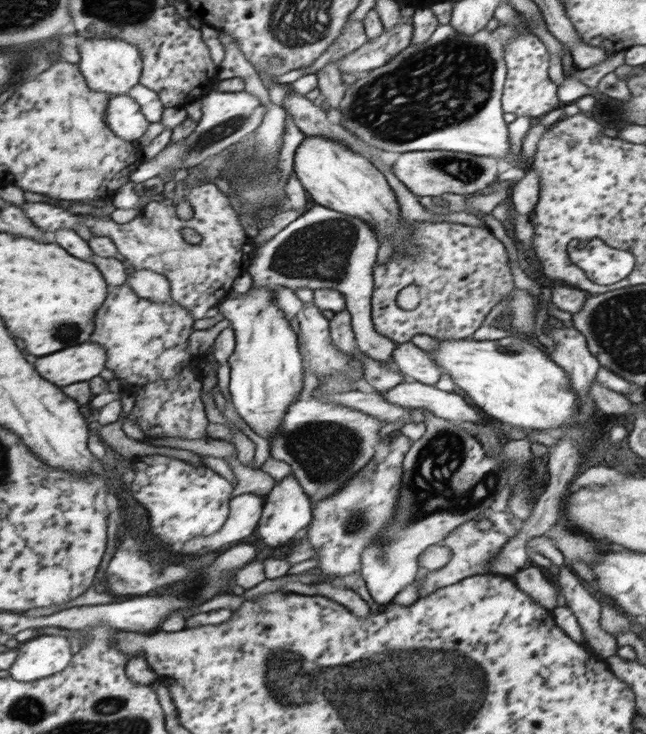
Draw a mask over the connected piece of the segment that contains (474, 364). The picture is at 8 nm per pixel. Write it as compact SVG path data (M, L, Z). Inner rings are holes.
M513 335L502 340L482 340L482 342L470 338L440 341L439 348L432 353L432 356L435 363L450 374L458 389L462 389L474 404L480 406L486 414L498 418L500 422L534 430L552 430L582 420L578 395L571 384L569 374L552 359L550 354L545 354L525 339L521 340Z

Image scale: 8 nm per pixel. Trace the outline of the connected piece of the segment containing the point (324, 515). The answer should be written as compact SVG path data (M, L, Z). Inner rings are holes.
M400 432L394 433L390 440L390 454L384 461L370 462L370 465L360 474L356 474L334 496L313 503L314 520L301 538L306 544L312 544L316 550L314 558L318 559L318 564L312 570L316 575L314 583L322 582L328 576L341 582L351 574L360 574L362 550L380 534L380 530L384 529L394 514L394 504L398 498L400 478L404 470L402 466L412 445L413 441L409 437Z

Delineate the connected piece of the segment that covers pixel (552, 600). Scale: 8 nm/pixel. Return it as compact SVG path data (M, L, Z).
M528 567L520 569L518 572L518 586L534 598L534 602L542 602L542 606L550 610L556 608L556 588L544 578L538 567Z

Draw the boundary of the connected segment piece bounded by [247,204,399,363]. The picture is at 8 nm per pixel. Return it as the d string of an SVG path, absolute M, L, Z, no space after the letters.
M320 205L313 206L310 210L308 210L302 217L296 219L293 223L290 223L283 231L278 233L273 239L270 239L266 242L260 250L257 251L257 255L255 256L255 262L250 268L248 268L247 272L252 276L253 286L252 288L260 288L260 286L270 286L270 285L284 285L288 286L294 290L298 288L310 288L312 290L316 290L317 288L333 288L334 290L338 290L338 292L344 295L344 299L346 299L346 308L348 313L352 316L352 326L353 331L356 333L356 342L357 349L359 351L359 355L368 356L369 358L374 358L382 363L390 363L386 362L391 358L391 355L394 353L394 350L399 346L398 343L394 343L391 338L388 338L382 334L379 334L374 329L373 320L371 318L371 296L373 293L373 270L377 260L377 252L380 248L380 241L378 241L378 235L376 235L376 231L374 231L374 227L372 225L368 225L364 219L360 216L354 216L344 213L339 213L338 211L332 210L330 208L326 208Z

